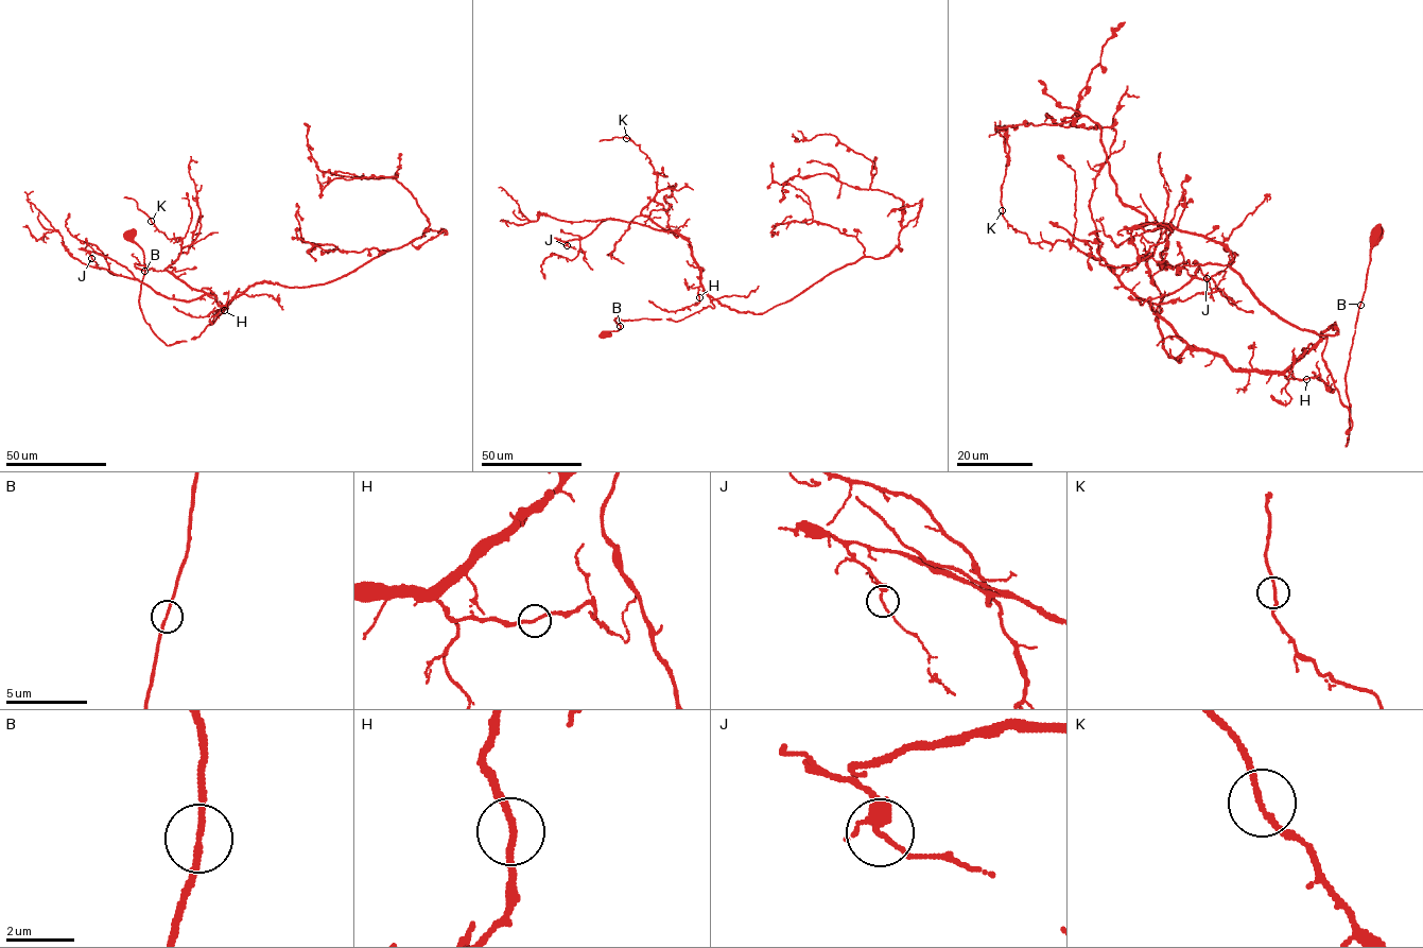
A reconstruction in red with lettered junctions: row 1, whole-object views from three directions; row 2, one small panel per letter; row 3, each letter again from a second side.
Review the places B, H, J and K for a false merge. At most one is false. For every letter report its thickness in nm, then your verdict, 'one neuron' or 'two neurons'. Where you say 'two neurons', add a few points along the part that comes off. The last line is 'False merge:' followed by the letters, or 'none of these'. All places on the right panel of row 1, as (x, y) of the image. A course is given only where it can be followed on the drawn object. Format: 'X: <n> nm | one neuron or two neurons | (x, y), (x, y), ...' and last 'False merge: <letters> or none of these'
B: 150 nm | one neuron
H: 190 nm | one neuron
J: 150 nm | one neuron
K: 150 nm | one neuron
False merge: none of these

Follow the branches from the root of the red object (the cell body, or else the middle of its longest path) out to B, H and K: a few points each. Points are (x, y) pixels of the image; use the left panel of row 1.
B: (129, 234), (143, 252), (144, 271)
H: (129, 234), (144, 257), (140, 309), (151, 330), (167, 345), (197, 337), (239, 289), (224, 310)
K: (129, 234), (144, 321), (167, 345), (195, 339), (239, 289), (220, 306), (169, 272), (181, 240), (151, 221)

